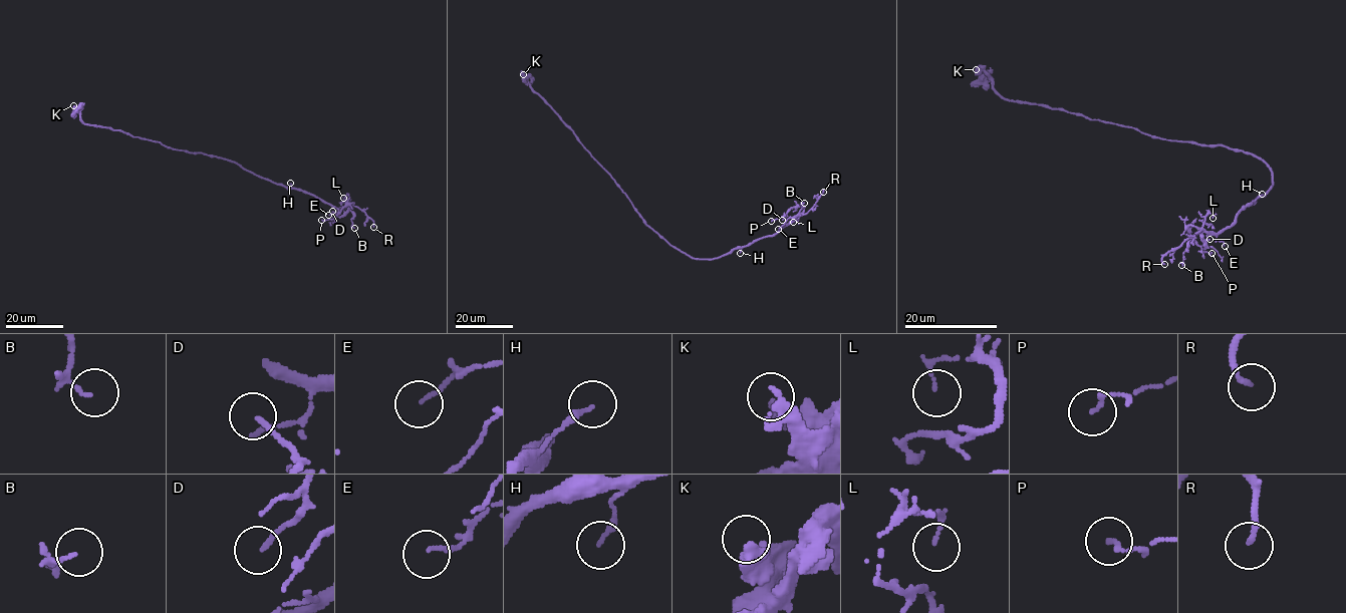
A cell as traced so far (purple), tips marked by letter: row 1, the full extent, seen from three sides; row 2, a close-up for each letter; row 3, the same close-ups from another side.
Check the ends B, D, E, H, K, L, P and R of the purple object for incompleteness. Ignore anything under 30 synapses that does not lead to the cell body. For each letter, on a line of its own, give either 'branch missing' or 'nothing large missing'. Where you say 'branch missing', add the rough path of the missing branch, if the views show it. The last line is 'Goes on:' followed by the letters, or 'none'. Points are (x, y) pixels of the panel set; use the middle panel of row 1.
B: nothing large missing
D: nothing large missing
E: nothing large missing
H: nothing large missing
K: nothing large missing
L: nothing large missing
P: nothing large missing
R: branch missing
Goes on: R

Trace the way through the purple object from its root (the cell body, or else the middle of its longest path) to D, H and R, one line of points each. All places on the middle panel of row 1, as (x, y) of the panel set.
D: (658, 235), (693, 258), (713, 259), (773, 235), (803, 210), (793, 207), (782, 220)
H: (658, 235), (695, 258), (713, 259), (740, 248), (740, 253)
R: (658, 235), (693, 258), (716, 258), (773, 235), (806, 214), (823, 192)

